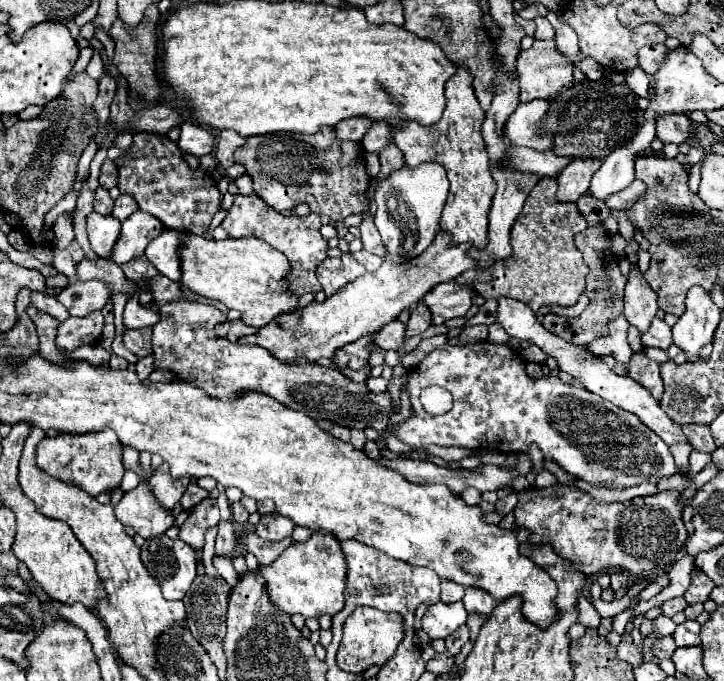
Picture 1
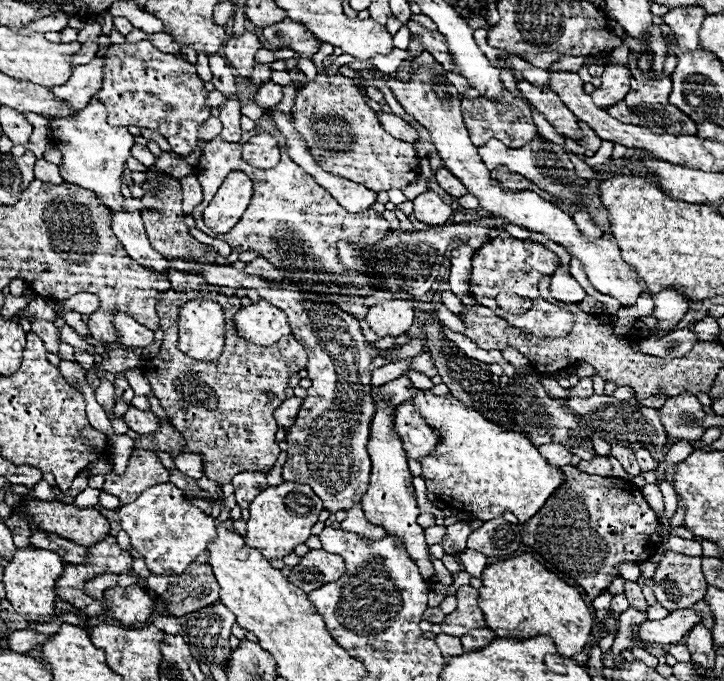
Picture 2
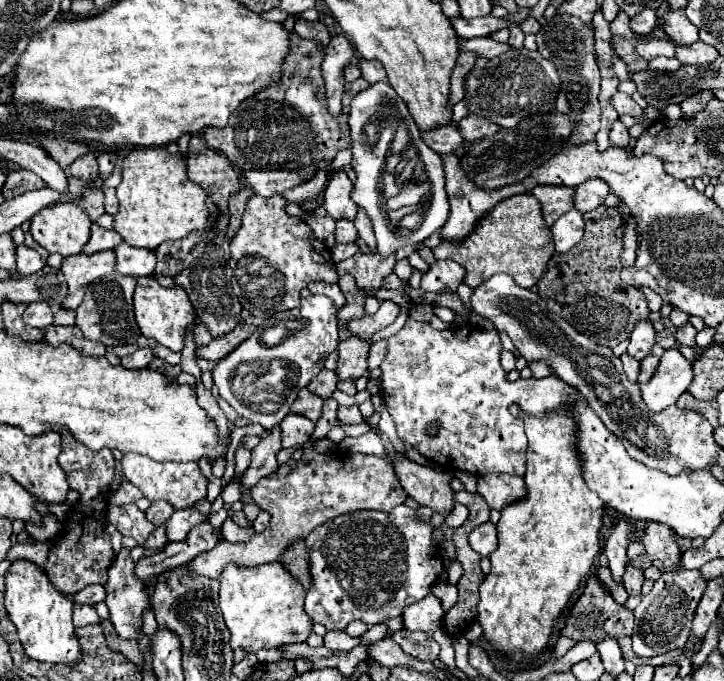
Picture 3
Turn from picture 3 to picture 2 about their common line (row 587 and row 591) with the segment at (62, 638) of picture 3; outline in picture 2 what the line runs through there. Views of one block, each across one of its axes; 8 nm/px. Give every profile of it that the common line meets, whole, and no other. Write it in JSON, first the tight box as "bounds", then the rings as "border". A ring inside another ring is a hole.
{"bounds":[2,546,62,624],"border":[[[34,546],[18,548],[12,560],[4,566],[2,582],[6,588],[6,596],[10,604],[16,608],[16,612],[22,614],[30,624],[42,624],[52,620],[50,616],[54,614],[54,600],[56,600],[56,594],[52,592],[52,584],[56,584],[56,580],[60,578],[60,568],[62,568],[62,560],[56,552]]]}

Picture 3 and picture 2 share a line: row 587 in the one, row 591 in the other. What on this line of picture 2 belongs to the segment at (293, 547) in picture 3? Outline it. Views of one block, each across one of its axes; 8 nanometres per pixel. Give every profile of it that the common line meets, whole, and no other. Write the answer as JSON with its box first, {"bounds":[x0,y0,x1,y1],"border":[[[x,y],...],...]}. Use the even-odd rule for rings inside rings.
{"bounds":[288,548,344,594],"border":[[[318,548],[310,550],[300,558],[298,566],[292,568],[288,582],[308,594],[314,588],[320,588],[322,584],[338,580],[342,574],[344,574],[344,560],[340,560],[340,556],[336,554]]]}

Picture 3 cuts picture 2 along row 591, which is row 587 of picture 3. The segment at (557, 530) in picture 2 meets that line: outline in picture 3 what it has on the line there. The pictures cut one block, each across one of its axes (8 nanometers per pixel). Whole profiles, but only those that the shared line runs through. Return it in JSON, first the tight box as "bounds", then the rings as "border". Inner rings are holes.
{"bounds":[560,576,634,660],"border":[[[590,576],[586,580],[586,588],[582,592],[582,596],[576,600],[576,604],[570,608],[568,616],[566,616],[566,624],[564,628],[560,630],[562,636],[568,636],[576,642],[582,642],[582,640],[590,640],[594,644],[598,644],[600,640],[604,640],[606,636],[614,636],[622,648],[622,654],[624,654],[624,660],[634,660],[634,652],[632,652],[632,626],[634,626],[634,614],[632,610],[628,610],[626,606],[618,604],[610,592],[606,592],[598,580],[598,576]]]}

